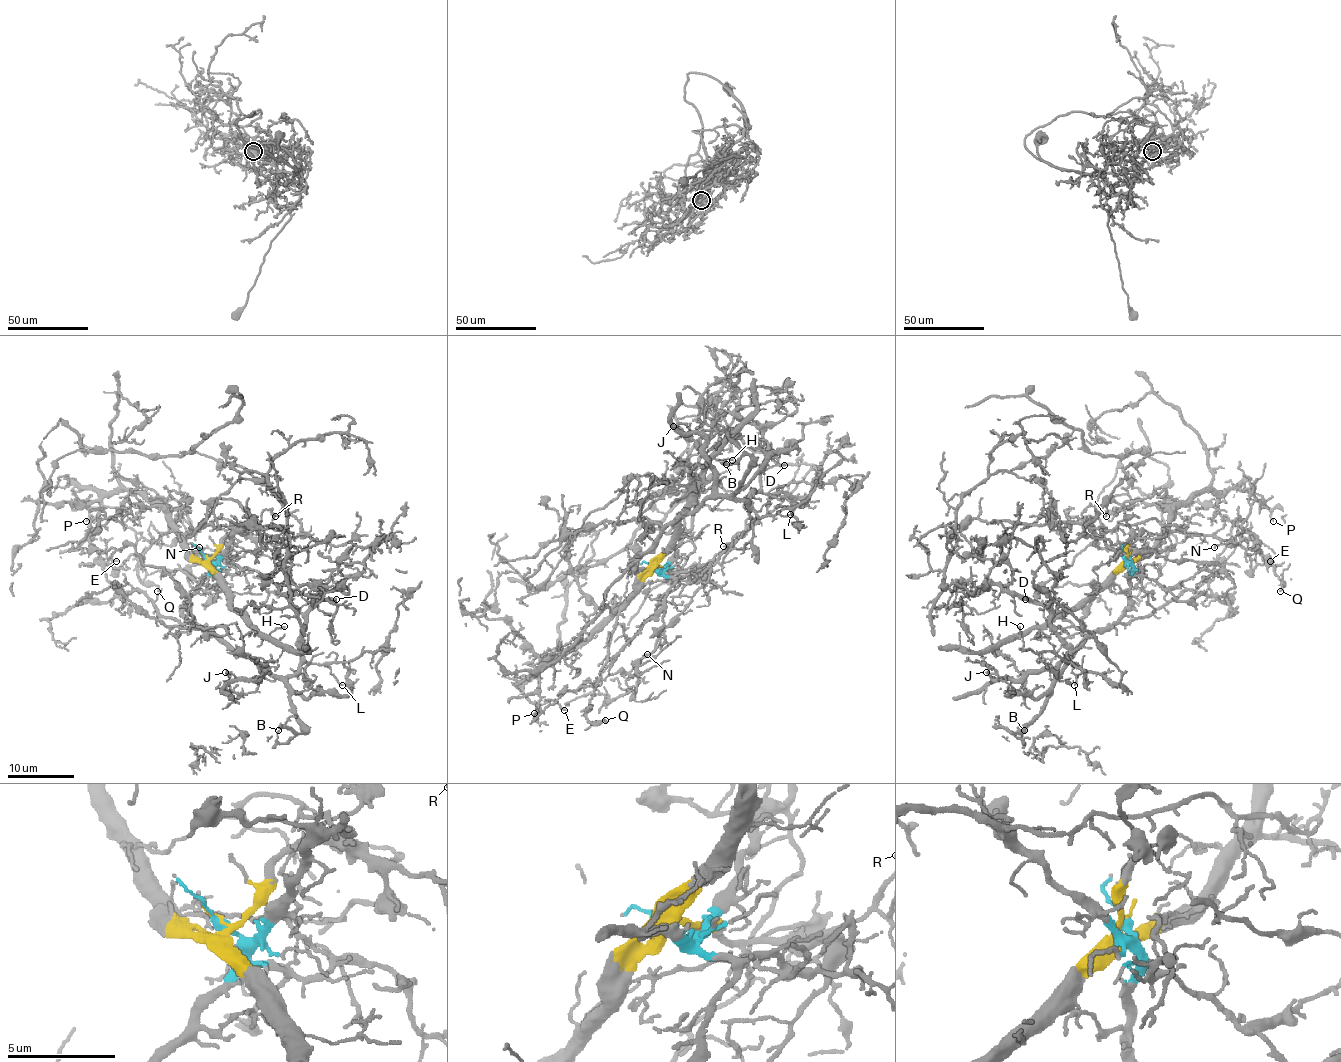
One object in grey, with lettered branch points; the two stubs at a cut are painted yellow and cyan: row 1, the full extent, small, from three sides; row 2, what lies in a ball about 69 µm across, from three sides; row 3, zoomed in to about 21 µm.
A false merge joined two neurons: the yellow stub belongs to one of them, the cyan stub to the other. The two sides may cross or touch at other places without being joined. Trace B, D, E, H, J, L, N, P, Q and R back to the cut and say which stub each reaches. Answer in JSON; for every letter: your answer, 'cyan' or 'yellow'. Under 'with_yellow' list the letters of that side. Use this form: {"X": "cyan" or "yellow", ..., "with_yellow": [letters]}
{"B": "cyan", "D": "cyan", "E": "yellow", "H": "yellow", "J": "cyan", "L": "cyan", "N": "yellow", "P": "yellow", "Q": "yellow", "R": "yellow", "with_yellow": ["E", "H", "N", "P", "Q", "R"]}

